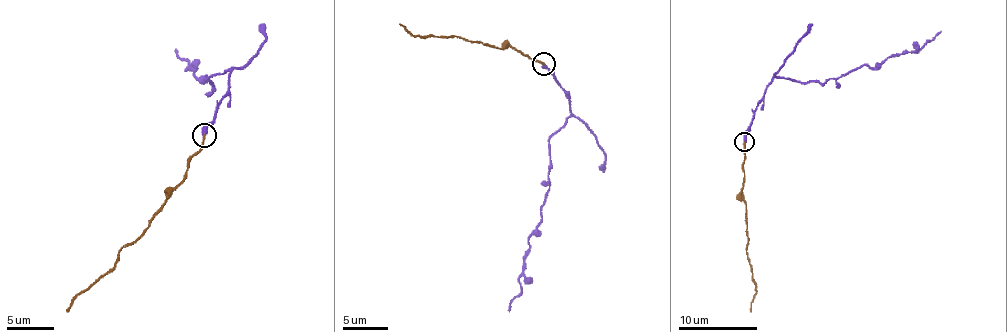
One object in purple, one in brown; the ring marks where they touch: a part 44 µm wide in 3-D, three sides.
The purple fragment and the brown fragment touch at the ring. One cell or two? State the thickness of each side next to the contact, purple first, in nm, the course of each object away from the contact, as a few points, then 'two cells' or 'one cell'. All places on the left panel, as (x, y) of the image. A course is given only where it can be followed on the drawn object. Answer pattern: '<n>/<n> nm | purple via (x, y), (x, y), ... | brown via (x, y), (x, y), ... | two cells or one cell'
340/170 nm | purple via (203, 134), (227, 91), (228, 73), (209, 77), (214, 87), (205, 76), (201, 81), (192, 74), (175, 48) | brown via (203, 134), (201, 148), (189, 162), (187, 176), (170, 189), (166, 204), (120, 250), (118, 260), (66, 312) | one cell

